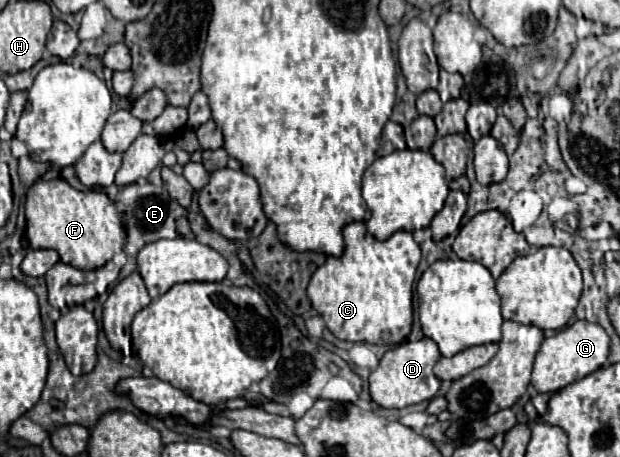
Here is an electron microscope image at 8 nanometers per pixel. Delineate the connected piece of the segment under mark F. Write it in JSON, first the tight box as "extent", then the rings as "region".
{"extent":[26,179,125,271],"region":[[[65,179],[37,181],[27,191],[26,234],[33,249],[55,249],[63,263],[83,271],[103,267],[125,245],[125,229],[113,201],[101,191],[77,191]]]}

